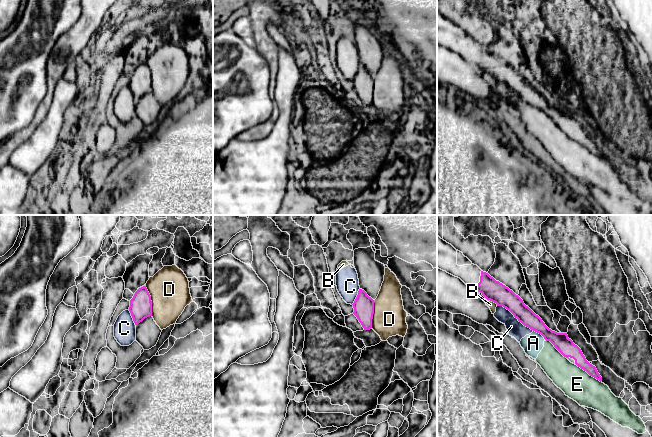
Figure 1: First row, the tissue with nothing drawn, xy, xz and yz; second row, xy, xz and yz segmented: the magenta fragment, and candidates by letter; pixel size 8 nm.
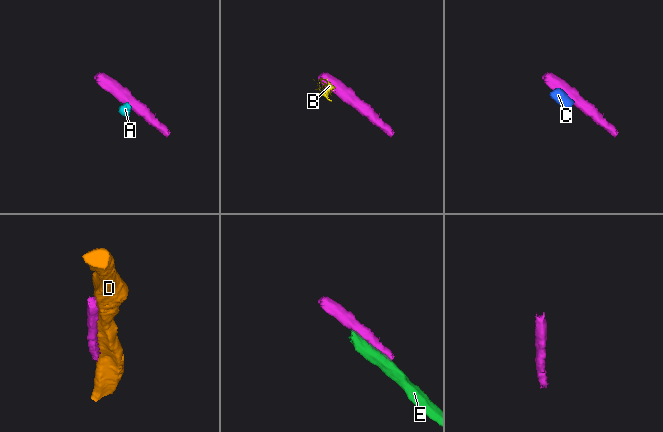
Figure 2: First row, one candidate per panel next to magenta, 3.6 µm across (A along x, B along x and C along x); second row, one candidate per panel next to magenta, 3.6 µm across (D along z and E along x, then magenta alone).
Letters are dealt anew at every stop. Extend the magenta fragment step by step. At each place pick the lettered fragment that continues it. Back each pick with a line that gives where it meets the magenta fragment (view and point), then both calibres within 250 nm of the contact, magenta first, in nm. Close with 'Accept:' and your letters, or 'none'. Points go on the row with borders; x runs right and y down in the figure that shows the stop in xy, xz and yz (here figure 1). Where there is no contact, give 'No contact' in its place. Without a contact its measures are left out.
Accept: none

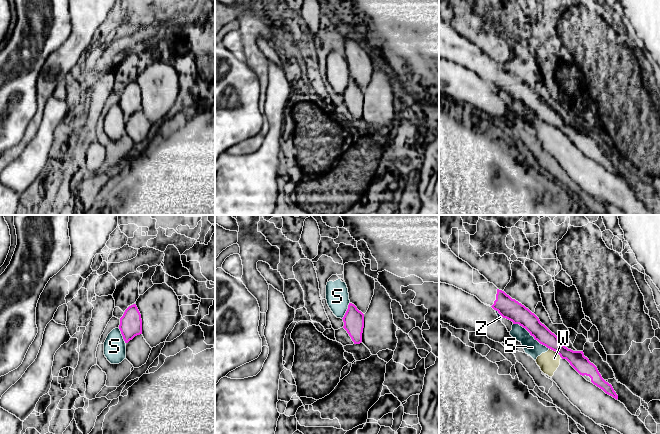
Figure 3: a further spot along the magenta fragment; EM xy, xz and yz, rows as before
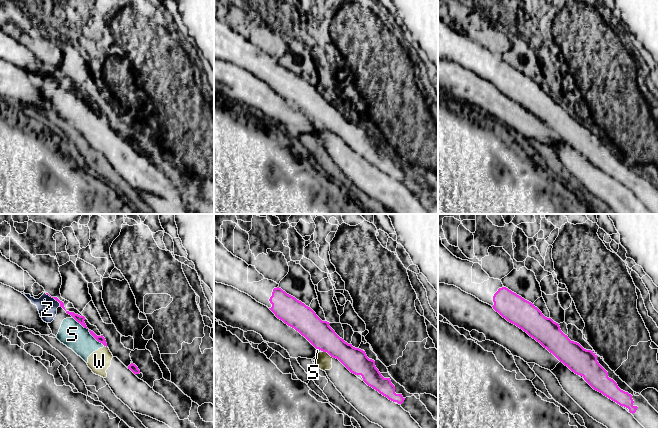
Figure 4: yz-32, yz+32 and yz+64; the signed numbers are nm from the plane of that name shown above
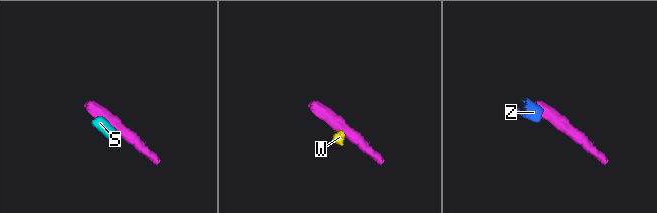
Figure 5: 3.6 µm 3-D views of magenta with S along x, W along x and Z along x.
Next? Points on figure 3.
Accept: none

